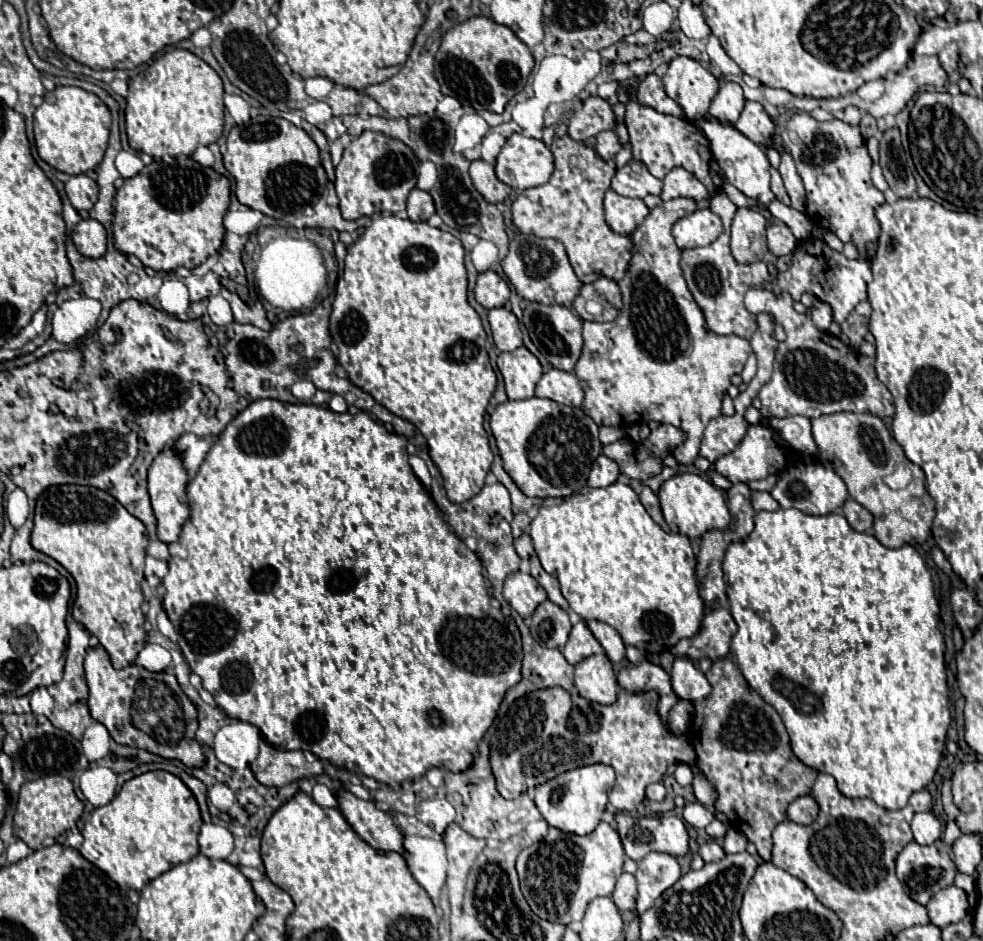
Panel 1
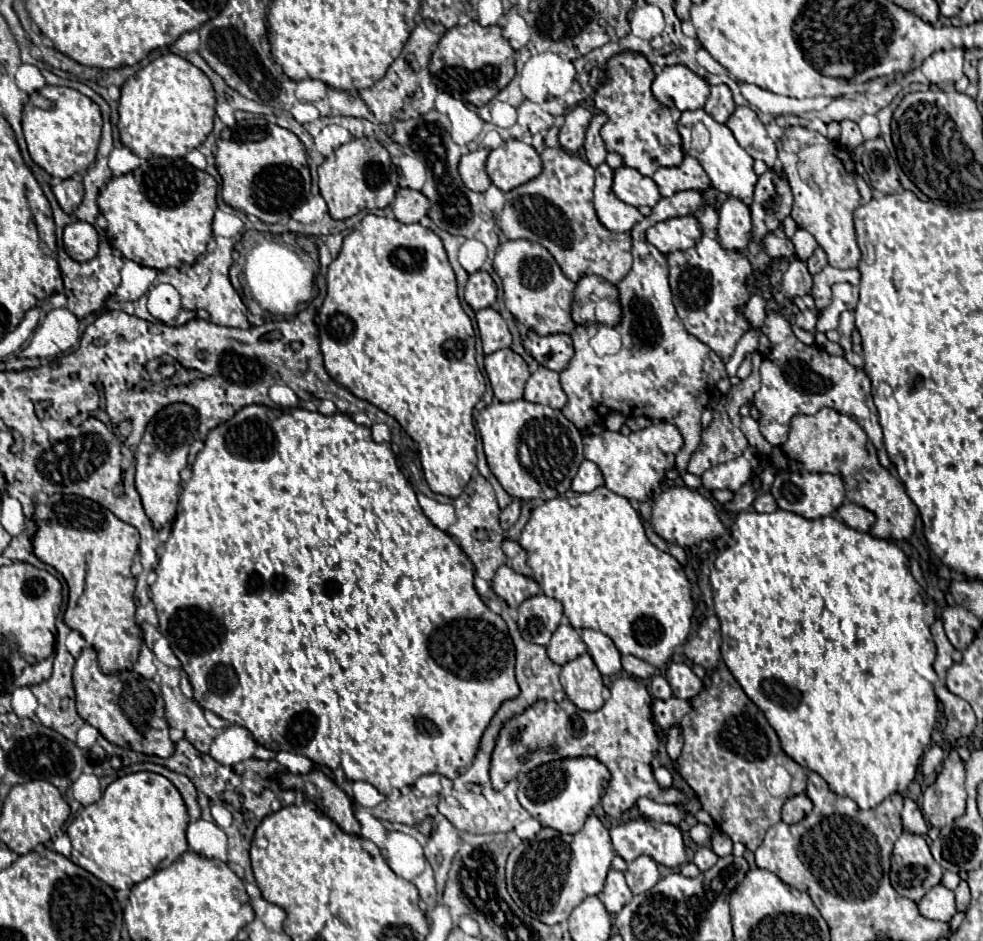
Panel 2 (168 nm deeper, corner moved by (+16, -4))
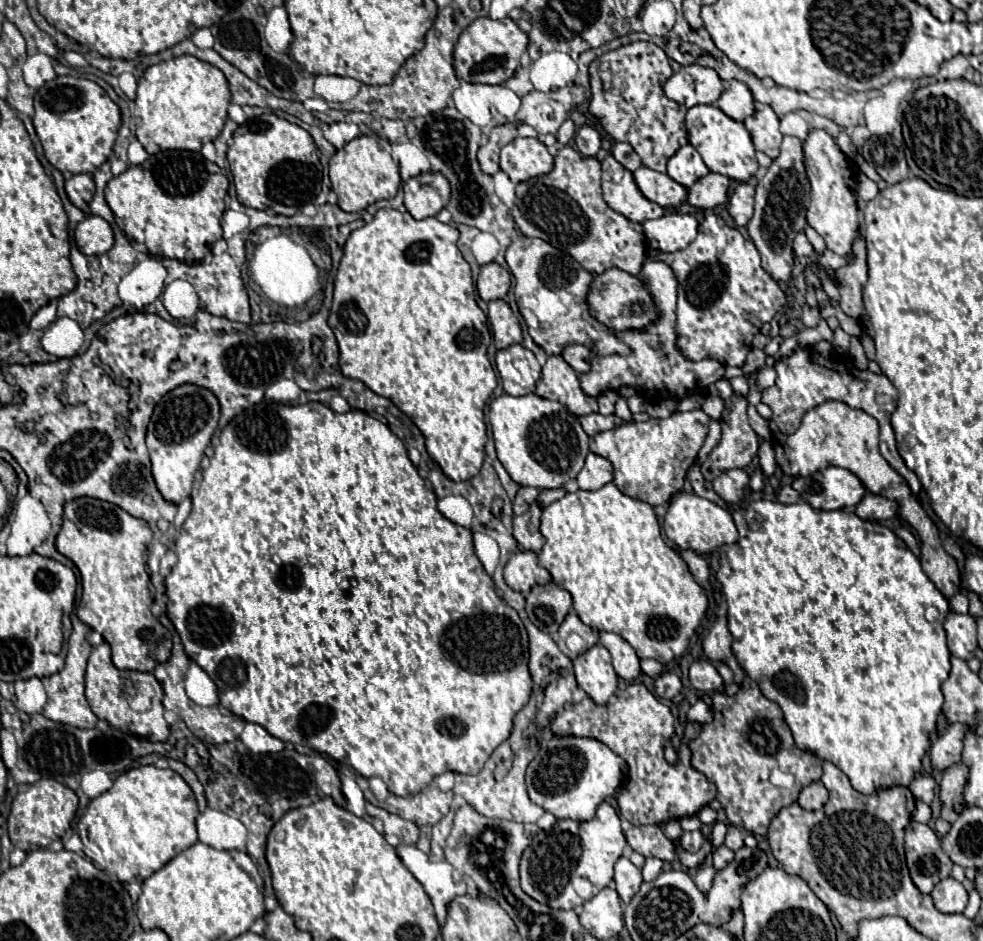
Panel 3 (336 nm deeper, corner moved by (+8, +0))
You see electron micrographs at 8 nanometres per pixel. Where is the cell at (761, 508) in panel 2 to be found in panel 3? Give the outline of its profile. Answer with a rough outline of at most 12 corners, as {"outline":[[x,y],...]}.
{"outline":[[786,485],[778,493],[780,503],[798,503],[800,493]]}

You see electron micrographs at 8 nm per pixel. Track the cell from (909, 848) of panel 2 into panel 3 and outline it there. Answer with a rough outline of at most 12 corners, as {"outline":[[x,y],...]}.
{"outline":[[906,827],[906,863],[914,885],[930,893],[954,865],[934,829]]}

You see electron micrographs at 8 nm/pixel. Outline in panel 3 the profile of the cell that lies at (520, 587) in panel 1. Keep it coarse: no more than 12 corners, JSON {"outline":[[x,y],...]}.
{"outline":[[520,549],[504,569],[506,583],[520,593],[552,577],[534,551]]}

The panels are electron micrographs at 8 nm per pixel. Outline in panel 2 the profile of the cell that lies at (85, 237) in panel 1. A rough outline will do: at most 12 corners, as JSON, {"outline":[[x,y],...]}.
{"outline":[[86,221],[64,229],[64,249],[74,261],[90,261],[98,233]]}

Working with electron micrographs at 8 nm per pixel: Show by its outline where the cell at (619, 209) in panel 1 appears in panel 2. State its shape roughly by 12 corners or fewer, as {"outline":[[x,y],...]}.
{"outline":[[596,167],[596,215],[616,233],[642,219],[636,207],[616,199],[612,169]]}

